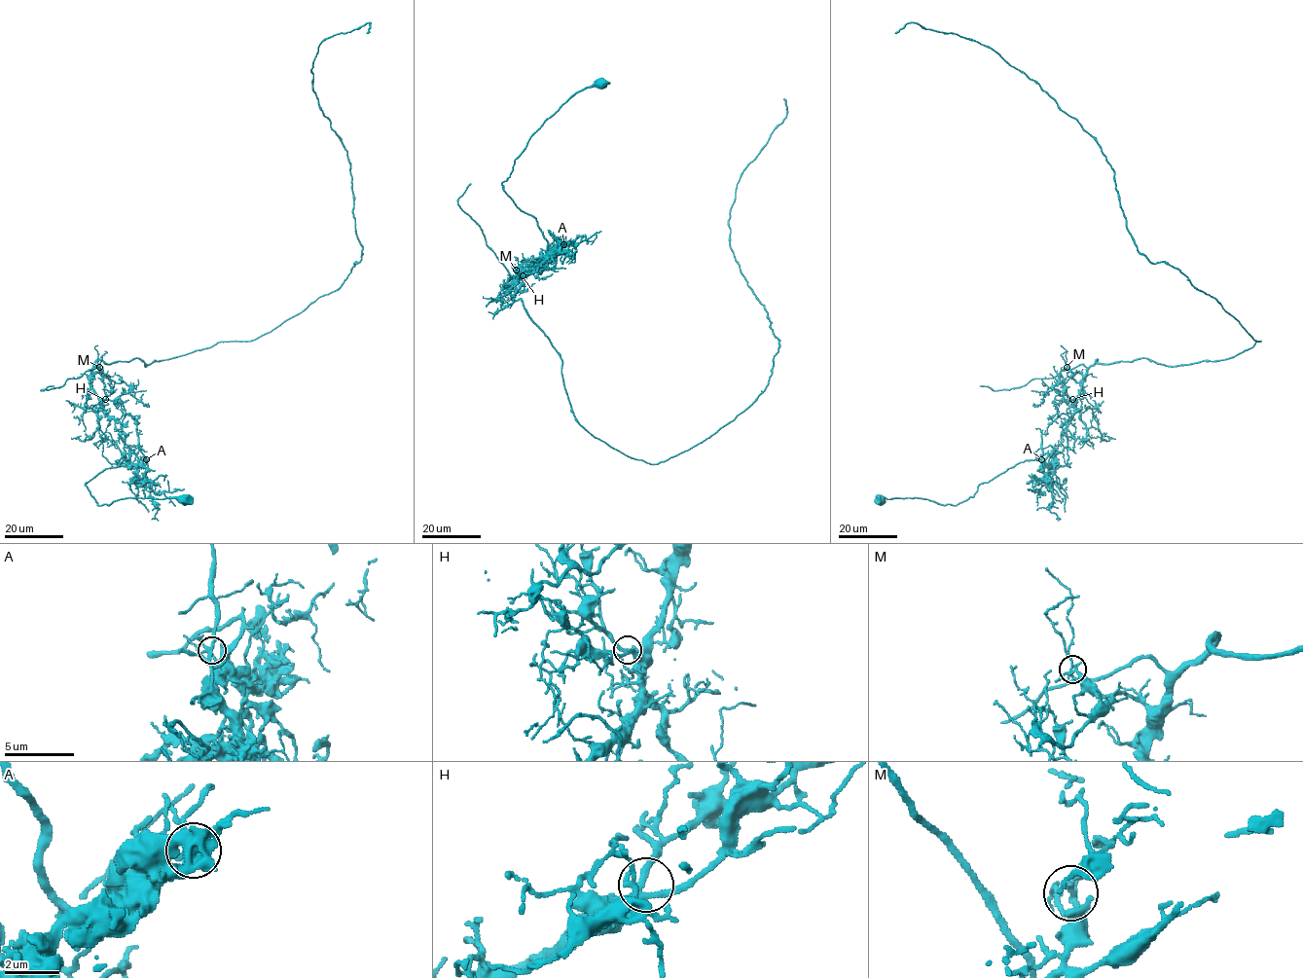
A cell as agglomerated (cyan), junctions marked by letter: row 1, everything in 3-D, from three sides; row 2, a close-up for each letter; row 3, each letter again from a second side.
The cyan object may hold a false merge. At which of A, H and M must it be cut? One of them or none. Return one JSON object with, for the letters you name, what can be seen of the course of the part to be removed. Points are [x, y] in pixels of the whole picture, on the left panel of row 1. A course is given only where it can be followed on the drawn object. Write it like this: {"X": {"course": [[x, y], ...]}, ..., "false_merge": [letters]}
{"A": {"course": [[147, 459], [90, 382], [97, 360], [251, 341], [361, 259], [311, 72], [324, 39], [367, 33]]}, "false_merge": ["A"]}

